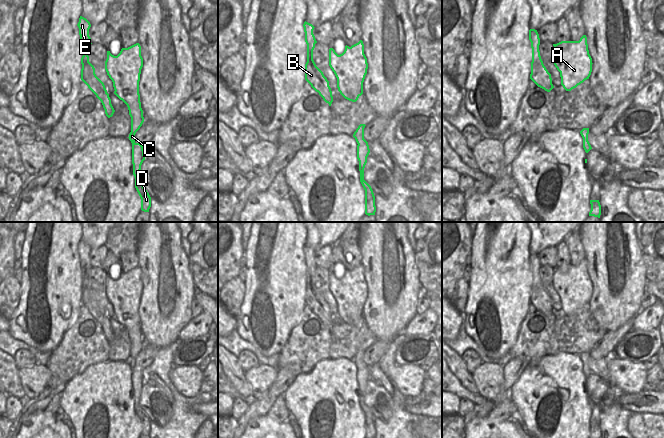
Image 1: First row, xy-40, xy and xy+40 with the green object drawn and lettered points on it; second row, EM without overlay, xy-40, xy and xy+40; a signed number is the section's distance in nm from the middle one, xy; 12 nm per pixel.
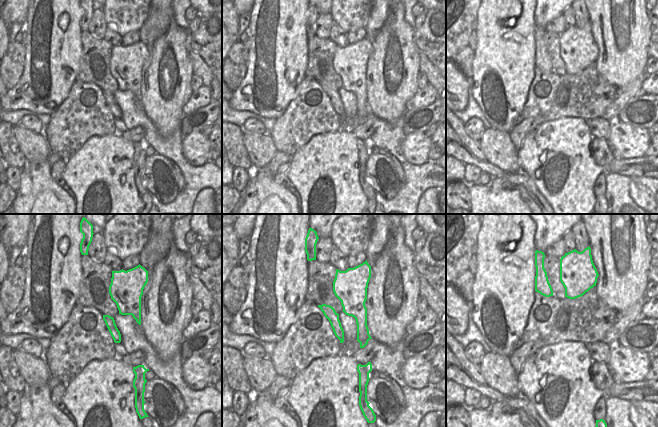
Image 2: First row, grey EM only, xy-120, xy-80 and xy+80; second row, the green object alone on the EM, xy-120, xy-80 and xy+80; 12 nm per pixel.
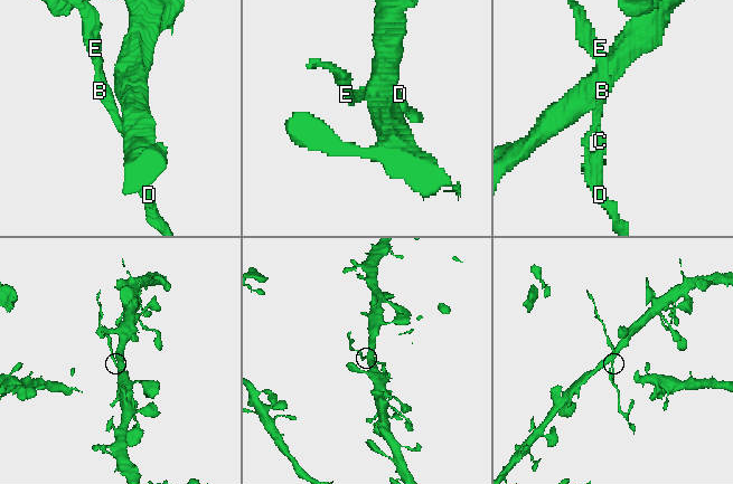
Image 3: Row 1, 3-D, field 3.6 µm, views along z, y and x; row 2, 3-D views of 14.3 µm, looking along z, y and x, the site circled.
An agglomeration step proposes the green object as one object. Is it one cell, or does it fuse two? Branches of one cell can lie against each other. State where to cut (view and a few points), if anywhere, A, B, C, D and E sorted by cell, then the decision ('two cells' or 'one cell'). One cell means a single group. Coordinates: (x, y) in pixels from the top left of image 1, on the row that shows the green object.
cut xy (363, 138), (363, 141), (358, 144); groups A C / B D E; two cells

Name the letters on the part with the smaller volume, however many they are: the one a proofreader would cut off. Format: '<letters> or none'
B, D, E

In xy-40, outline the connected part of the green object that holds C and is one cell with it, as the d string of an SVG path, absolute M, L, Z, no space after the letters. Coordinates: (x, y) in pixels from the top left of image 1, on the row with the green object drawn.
M139 43L122 48L117 56L107 51L105 70L113 82L114 94L128 107L131 117L131 132L128 138L132 144L135 142L136 132L144 122L139 94L142 67L143 58Z

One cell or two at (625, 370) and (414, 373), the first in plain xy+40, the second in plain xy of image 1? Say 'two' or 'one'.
one

